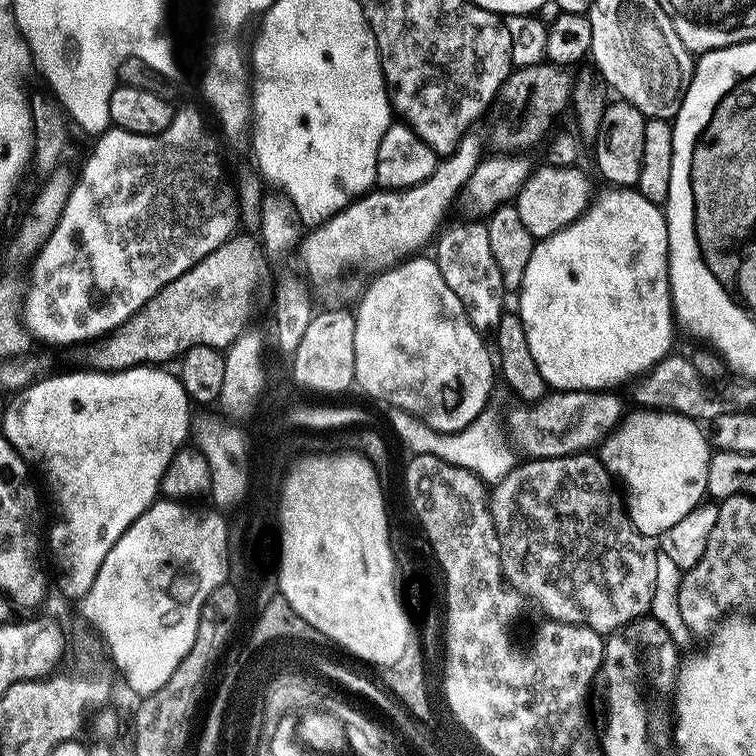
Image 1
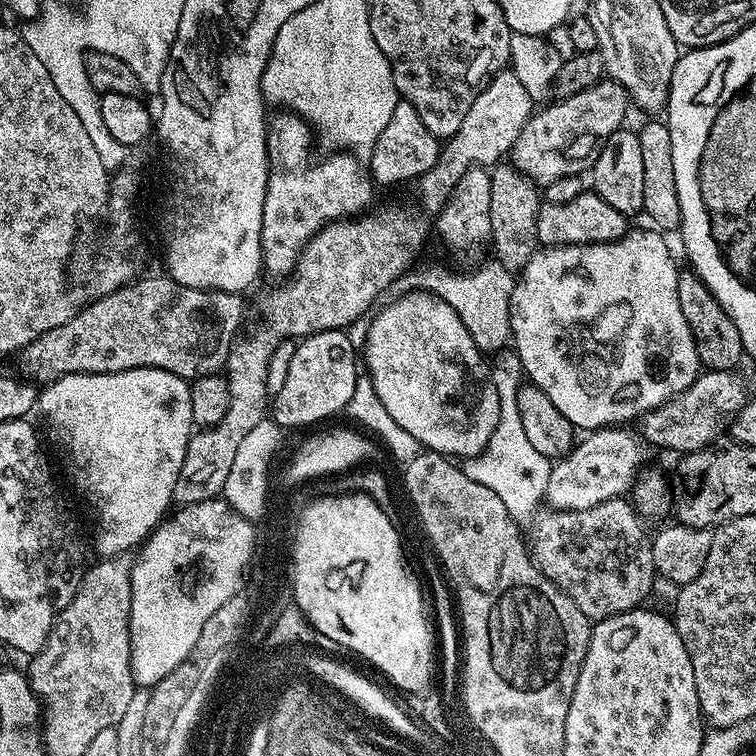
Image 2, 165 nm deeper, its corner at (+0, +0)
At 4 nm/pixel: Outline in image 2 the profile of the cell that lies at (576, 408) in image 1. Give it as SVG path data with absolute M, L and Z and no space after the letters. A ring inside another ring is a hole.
M701 371L696 381L686 390L667 400L662 406L639 417L639 435L649 445L657 448L673 448L676 454L696 452L715 444L731 429L734 418L753 399L752 380L743 376L743 371L714 372Z

